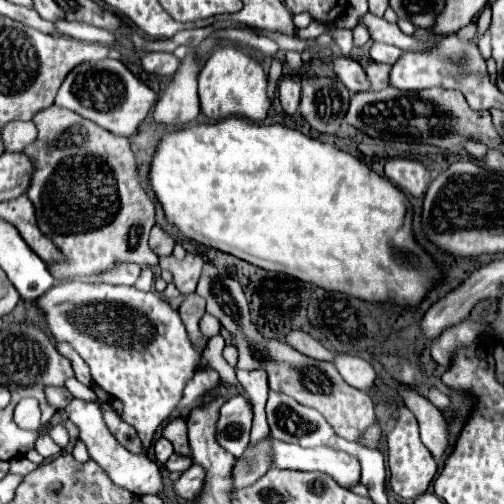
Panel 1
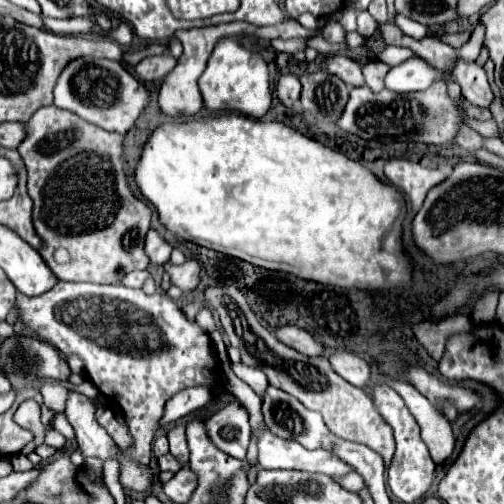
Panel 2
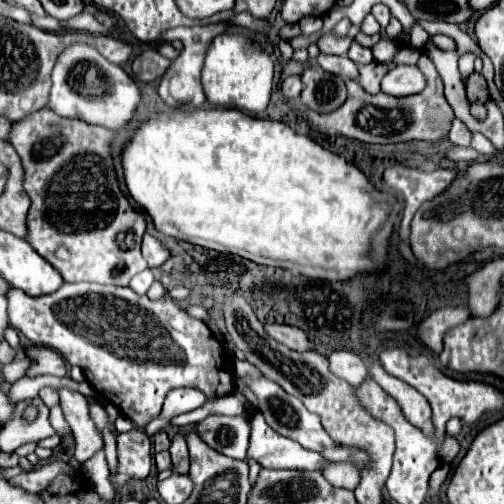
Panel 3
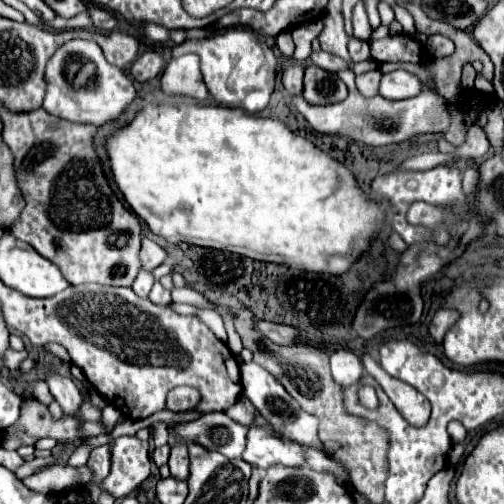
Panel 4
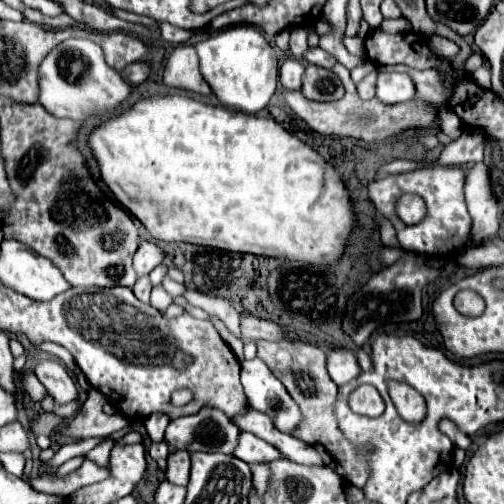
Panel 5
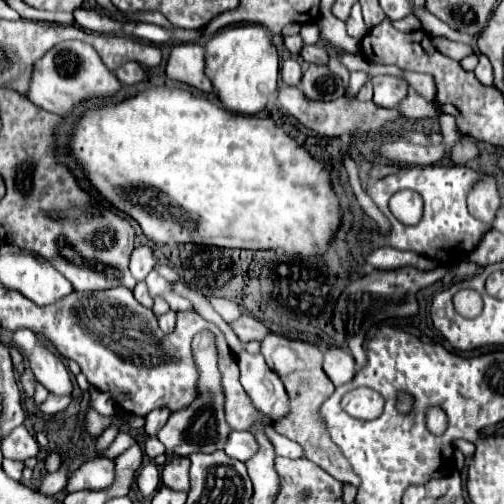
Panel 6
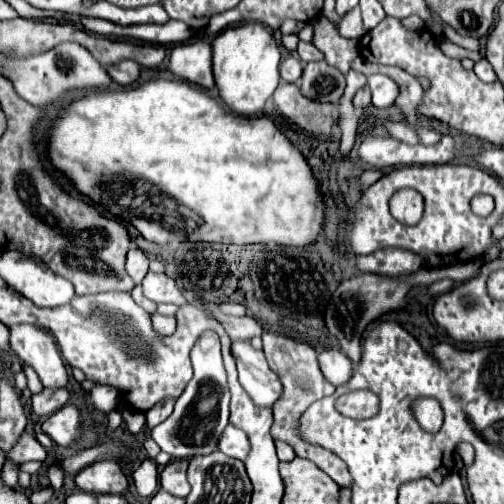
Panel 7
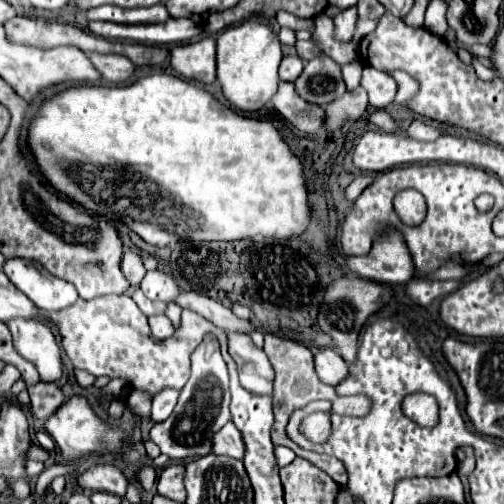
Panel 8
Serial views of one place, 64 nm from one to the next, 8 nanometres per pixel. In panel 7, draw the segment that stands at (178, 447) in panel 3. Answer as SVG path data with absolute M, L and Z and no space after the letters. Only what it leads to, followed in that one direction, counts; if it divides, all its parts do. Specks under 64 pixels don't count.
M172 460L164 466L162 474L160 474L160 486L162 490L174 494L174 496L182 496L186 498L190 492L190 484L186 480L186 468L188 468L188 460Z

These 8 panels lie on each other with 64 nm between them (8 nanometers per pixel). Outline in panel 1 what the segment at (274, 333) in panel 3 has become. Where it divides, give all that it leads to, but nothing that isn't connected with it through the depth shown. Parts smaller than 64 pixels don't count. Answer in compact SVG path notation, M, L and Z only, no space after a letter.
M290 332L288 334L288 344L296 350L300 350L304 356L316 358L316 360L326 360L326 362L334 362L334 354L330 350L326 350L318 340L314 340L310 334L306 332Z

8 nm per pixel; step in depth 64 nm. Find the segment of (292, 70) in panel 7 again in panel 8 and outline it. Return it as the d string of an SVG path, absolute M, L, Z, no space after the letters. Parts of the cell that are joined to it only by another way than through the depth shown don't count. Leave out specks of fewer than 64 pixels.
M296 54L286 56L286 58L282 60L282 64L280 64L280 80L294 82L294 80L300 76L302 68L304 68L304 62L302 62Z

